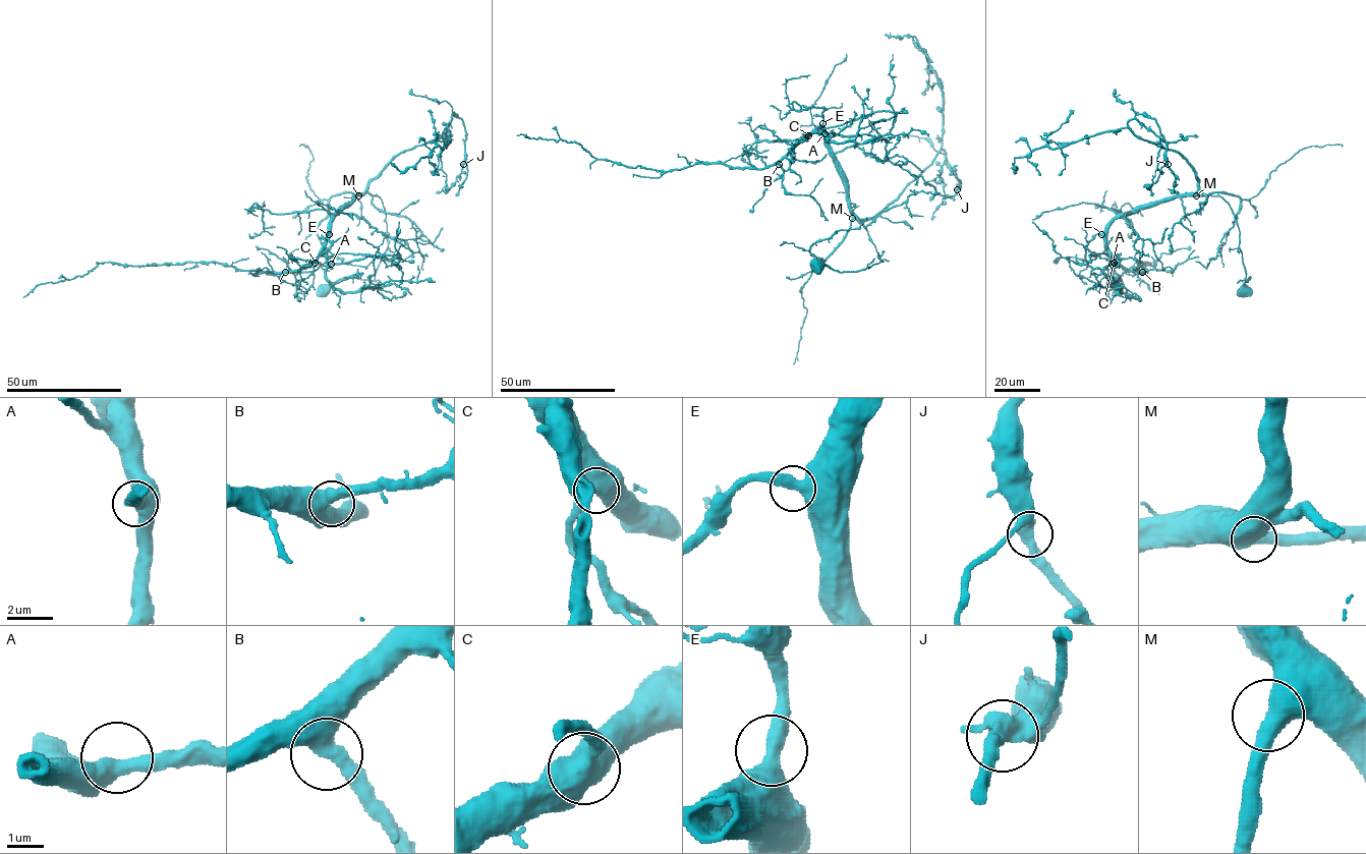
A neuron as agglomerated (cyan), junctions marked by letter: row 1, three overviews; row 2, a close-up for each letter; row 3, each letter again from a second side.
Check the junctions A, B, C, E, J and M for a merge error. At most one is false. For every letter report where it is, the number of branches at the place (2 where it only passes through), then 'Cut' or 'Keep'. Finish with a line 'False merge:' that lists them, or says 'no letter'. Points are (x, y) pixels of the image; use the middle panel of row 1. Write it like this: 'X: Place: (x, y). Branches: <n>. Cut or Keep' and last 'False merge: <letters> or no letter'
A: Place: (824, 133). Branches: 2. Keep
B: Place: (779, 164). Branches: 2. Keep
C: Place: (808, 135). Branches: 2. Keep
E: Place: (822, 123). Branches: 2. Keep
J: Place: (957, 189). Branches: 2. Keep
M: Place: (852, 218). Branches: 2. Keep
False merge: no letter

